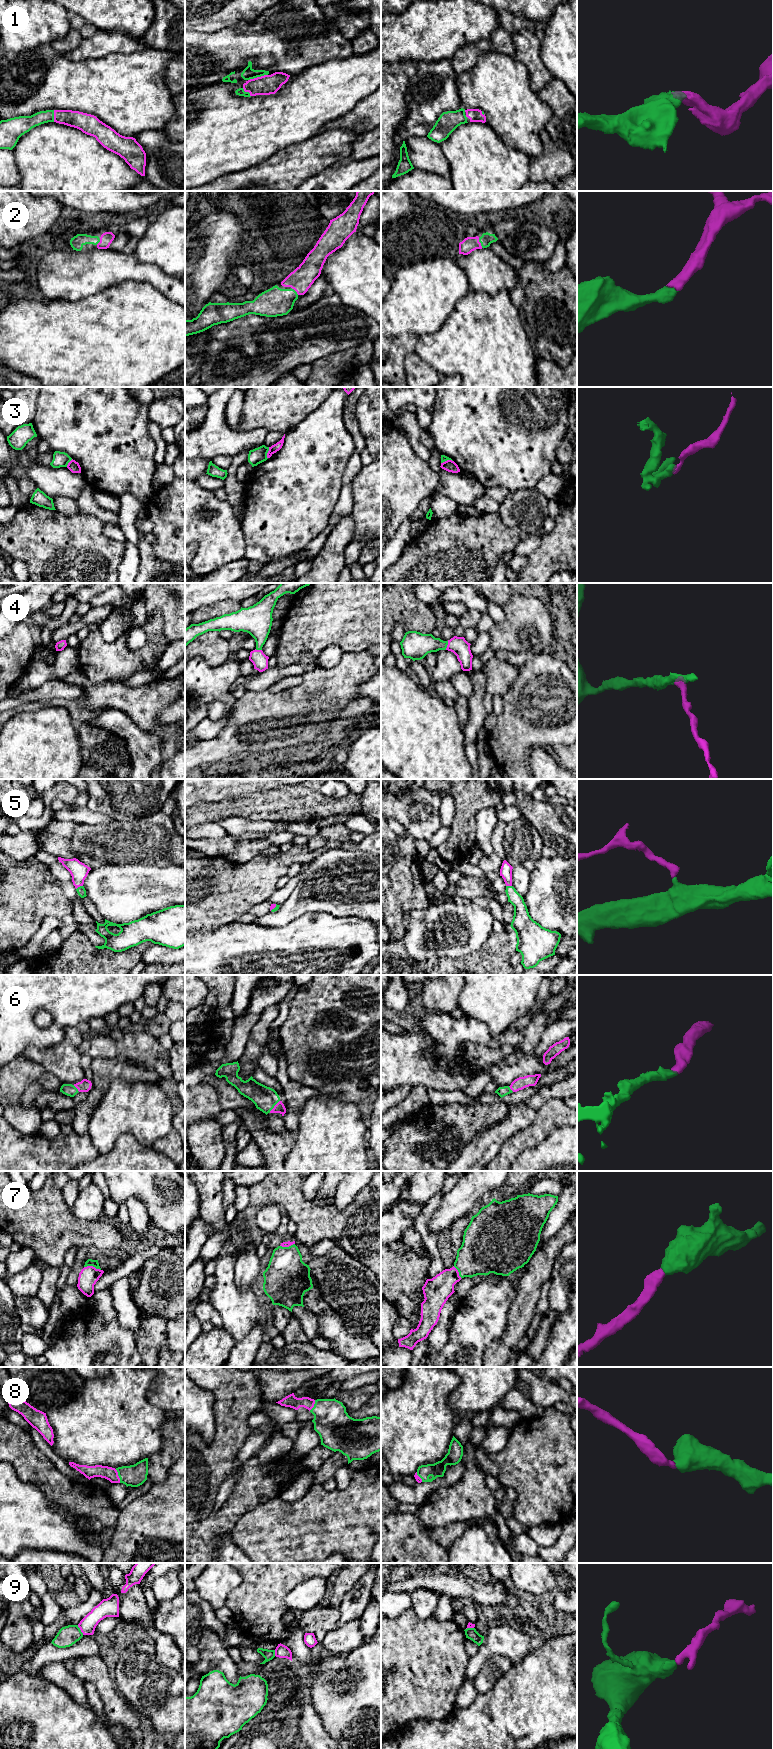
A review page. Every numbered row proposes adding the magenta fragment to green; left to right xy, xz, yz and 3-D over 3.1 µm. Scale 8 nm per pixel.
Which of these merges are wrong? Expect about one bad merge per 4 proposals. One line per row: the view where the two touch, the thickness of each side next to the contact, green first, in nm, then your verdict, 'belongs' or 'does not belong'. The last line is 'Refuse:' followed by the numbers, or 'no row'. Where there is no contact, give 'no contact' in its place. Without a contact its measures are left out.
1: contact in xz; calibres 100 and 160 nm; belongs
2: contact in yz; calibres 100 and 120 nm; belongs
3: contact in xz; calibres 130 and 70 nm; does not belong
4: contact in yz; calibres 220 and 150 nm; belongs
5: contact in xy; calibres 70 and 140 nm; belongs
6: contact in xz; calibres 190 and 80 nm; belongs
7: contact in xy; calibres 60 and 150 nm; belongs
8: contact in xy; calibres 180 and 110 nm; belongs
9: contact in xy; calibres 160 and 140 nm; does not belong
Refuse: 3, 9

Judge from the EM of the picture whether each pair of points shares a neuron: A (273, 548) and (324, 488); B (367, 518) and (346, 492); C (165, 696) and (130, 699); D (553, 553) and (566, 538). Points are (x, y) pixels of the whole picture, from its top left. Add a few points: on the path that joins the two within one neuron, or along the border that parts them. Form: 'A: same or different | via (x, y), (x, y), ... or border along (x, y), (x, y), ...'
A: same | via (279, 533), (309, 503)
B: different | border along (352, 483), (352, 512), (350, 514)
C: same | via (156, 696), (151, 699), (139, 699)
D: same | via (557, 549), (564, 542)

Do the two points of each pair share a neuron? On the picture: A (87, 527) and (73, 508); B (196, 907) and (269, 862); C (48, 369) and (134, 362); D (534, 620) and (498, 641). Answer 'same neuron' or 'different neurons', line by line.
A: different neurons
B: same neuron
C: same neuron
D: same neuron

